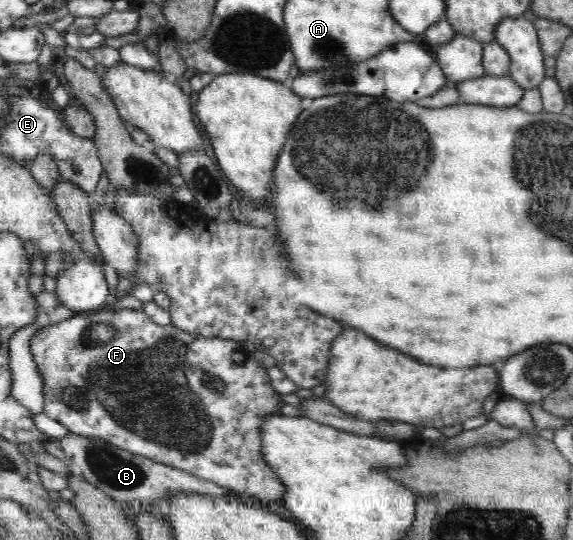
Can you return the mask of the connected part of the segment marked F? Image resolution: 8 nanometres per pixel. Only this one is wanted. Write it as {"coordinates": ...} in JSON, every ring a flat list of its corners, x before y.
{"coordinates":[[90,310,76,313,76,317,70,317,60,323,39,329,32,337,31,350,43,381,44,405,41,412,65,425,73,434,103,439,105,442,110,442,132,454,146,456,155,462,179,468,202,479,214,481,222,487,232,489,235,494,246,493,246,497,256,495,259,501,274,501,274,505,277,505,282,501,282,493,284,493,284,501,286,501,286,487,278,479,276,472,264,461,261,452,262,436,258,427,262,417,268,413,278,413,278,405,282,405,278,399,278,392,270,385,267,373,264,373,264,369,254,361,254,358,248,357,243,364,232,359,234,351,240,349,238,341,222,339,221,336,204,335,198,339,198,337,194,337,194,334,196,332,185,331,184,328,177,327,176,324,158,324,142,311,92,313]]}

